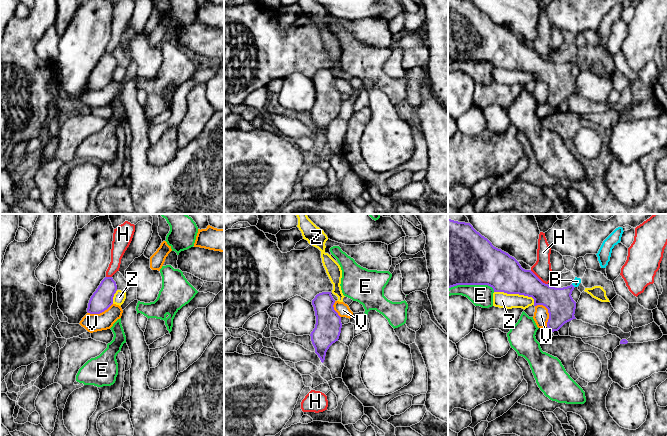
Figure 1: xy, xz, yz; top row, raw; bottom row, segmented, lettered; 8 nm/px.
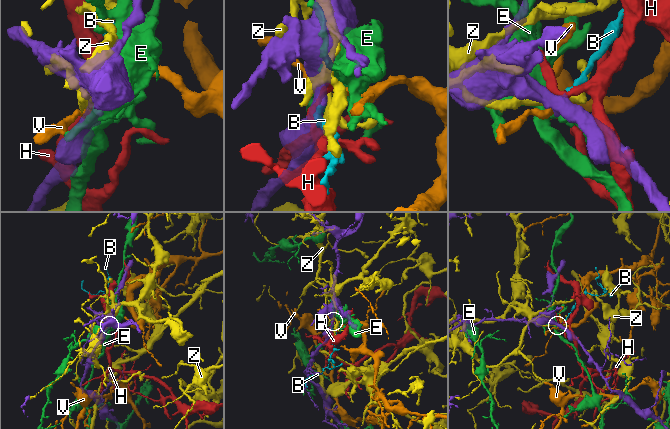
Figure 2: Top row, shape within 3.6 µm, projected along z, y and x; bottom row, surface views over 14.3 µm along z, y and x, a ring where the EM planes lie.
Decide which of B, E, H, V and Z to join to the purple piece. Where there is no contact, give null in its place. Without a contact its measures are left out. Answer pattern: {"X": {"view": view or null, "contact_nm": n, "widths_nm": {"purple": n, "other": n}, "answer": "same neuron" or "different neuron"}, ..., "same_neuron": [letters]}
{"B": {"view": "yz", "contact_nm": 40, "widths_nm": {"purple": 220, "other": 60}, "answer": "same neuron"}, "E": {"view": "yz", "contact_nm": 380, "widths_nm": {"purple": 460, "other": 180}, "answer": "different neuron"}, "H": {"view": "yz", "contact_nm": 180, "widths_nm": {"purple": 260, "other": 140}, "answer": "different neuron"}, "V": {"view": "yz", "contact_nm": 200, "widths_nm": {"purple": 220, "other": 120}, "answer": "different neuron"}, "Z": {"view": "yz", "contact_nm": 340, "widths_nm": {"purple": 300, "other": 130}, "answer": "different neuron"}, "same_neuron": ["B"]}

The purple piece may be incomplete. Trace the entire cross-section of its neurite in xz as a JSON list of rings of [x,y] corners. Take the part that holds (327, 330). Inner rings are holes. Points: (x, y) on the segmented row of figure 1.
[[[322,292],[312,300],[314,307],[316,324],[311,332],[311,341],[315,348],[315,353],[323,363],[329,347],[338,341],[342,323],[341,317],[334,310],[335,300],[331,292]]]

